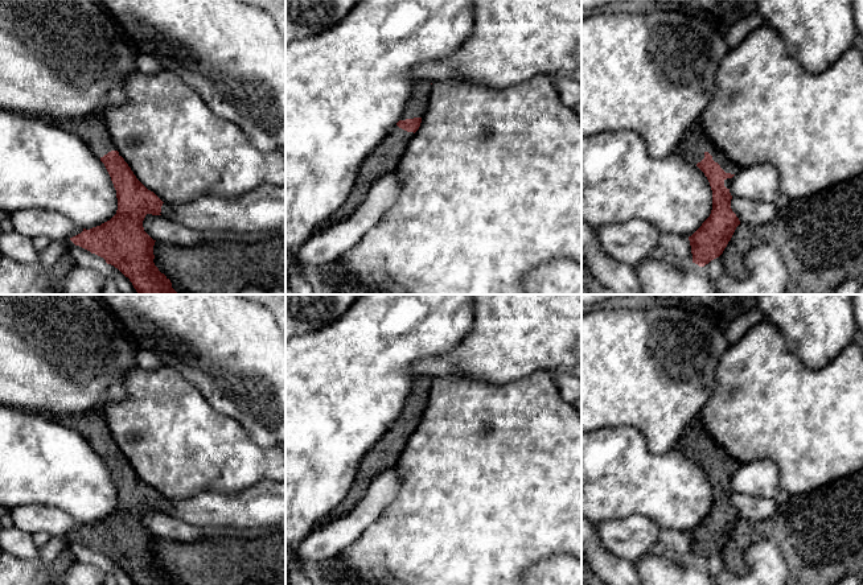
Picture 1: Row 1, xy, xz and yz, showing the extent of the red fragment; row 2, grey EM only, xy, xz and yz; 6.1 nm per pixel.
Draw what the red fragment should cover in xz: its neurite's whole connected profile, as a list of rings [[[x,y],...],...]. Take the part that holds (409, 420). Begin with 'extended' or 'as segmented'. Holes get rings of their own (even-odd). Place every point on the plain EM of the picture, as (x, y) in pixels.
extended | [[[416,378],[414,380],[400,416],[385,436],[362,457],[348,495],[316,524],[316,528],[322,528],[352,511],[366,494],[371,479],[396,464],[410,436],[419,425],[423,411],[427,408],[431,383],[430,378]]]

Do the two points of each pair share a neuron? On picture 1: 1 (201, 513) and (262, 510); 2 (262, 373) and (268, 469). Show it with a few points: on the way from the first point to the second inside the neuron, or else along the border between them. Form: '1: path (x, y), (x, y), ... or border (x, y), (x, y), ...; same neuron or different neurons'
1: path (216, 510), (247, 510); same neuron
2: border (242, 425), (246, 433), (258, 444), (271, 444); different neurons

